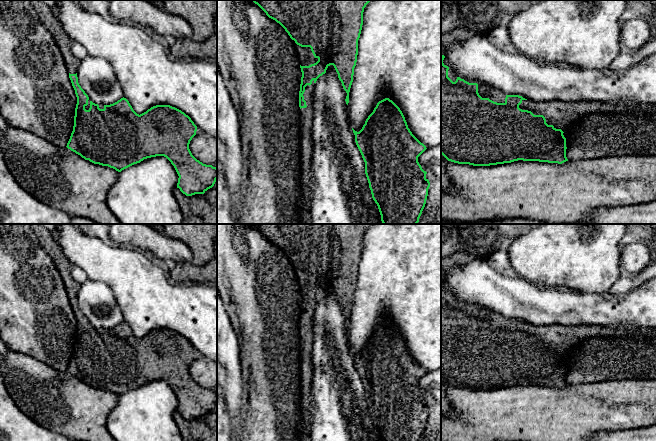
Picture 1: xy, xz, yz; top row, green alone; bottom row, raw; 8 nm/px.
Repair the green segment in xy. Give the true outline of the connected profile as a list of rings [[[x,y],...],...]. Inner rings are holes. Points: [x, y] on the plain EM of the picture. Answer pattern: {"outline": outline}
{"outline": [[[32,224],[32,229],[44,251],[52,258],[64,282],[69,302],[75,314],[77,328],[74,350],[67,372],[94,388],[108,390],[118,396],[140,387],[144,383],[164,380],[174,390],[179,402],[177,412],[186,420],[204,418],[217,404],[217,392],[197,384],[189,373],[197,350],[181,334],[170,329],[156,329],[142,338],[137,338],[126,322],[104,329],[103,333],[93,327],[78,307],[77,295],[81,284],[71,275],[72,265],[65,257],[61,246],[51,231],[40,224]]]}

